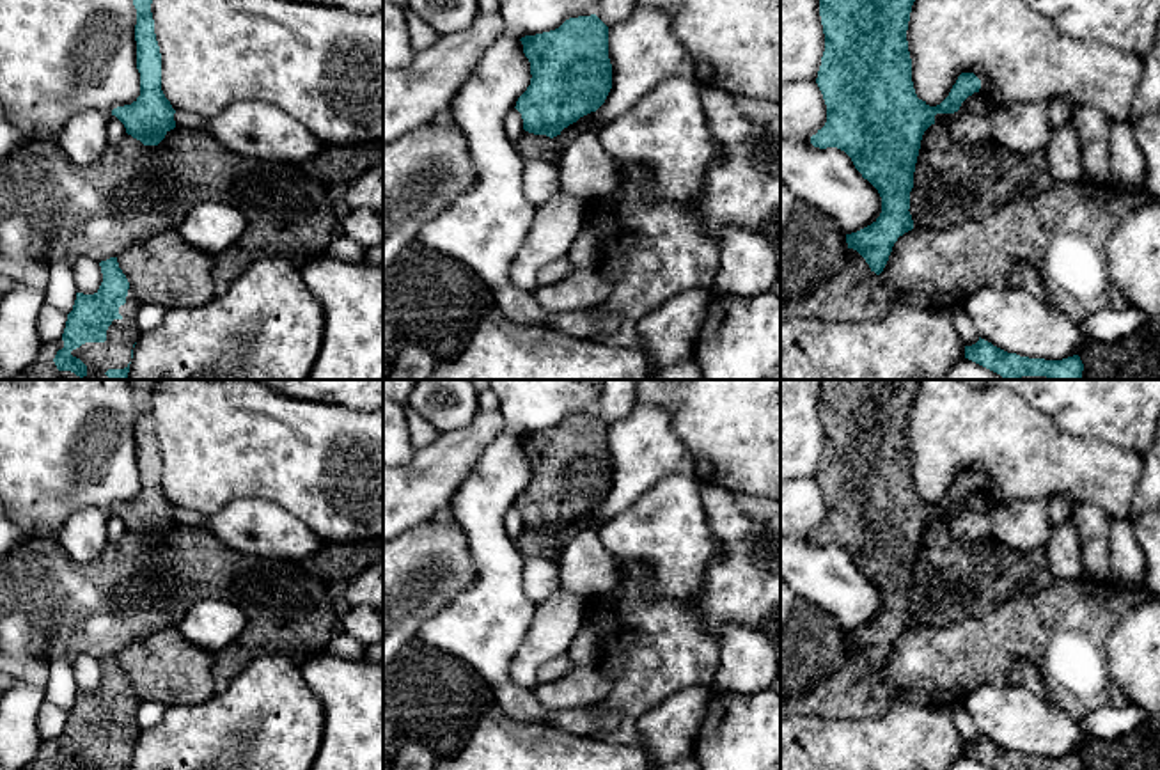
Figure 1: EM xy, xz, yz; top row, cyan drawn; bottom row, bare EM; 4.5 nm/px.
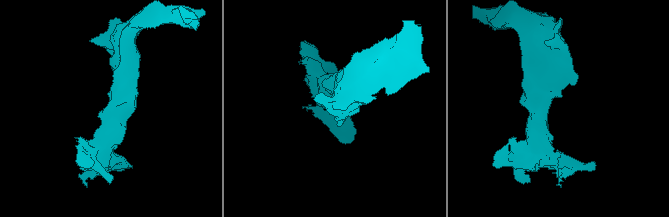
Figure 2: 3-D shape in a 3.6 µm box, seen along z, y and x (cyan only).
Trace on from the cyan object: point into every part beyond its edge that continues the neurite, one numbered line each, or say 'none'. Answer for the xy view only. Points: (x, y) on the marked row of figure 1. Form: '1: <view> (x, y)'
1: xy (116, 352)

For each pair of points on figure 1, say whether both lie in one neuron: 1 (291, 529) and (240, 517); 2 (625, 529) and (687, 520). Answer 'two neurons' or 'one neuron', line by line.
1: one neuron
2: one neuron

